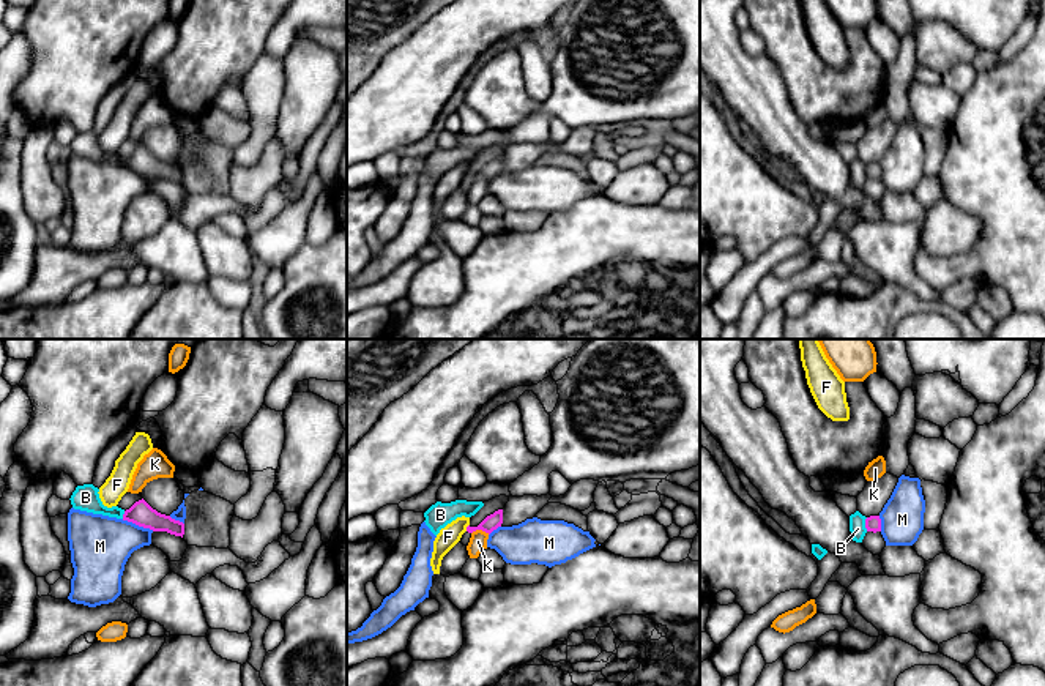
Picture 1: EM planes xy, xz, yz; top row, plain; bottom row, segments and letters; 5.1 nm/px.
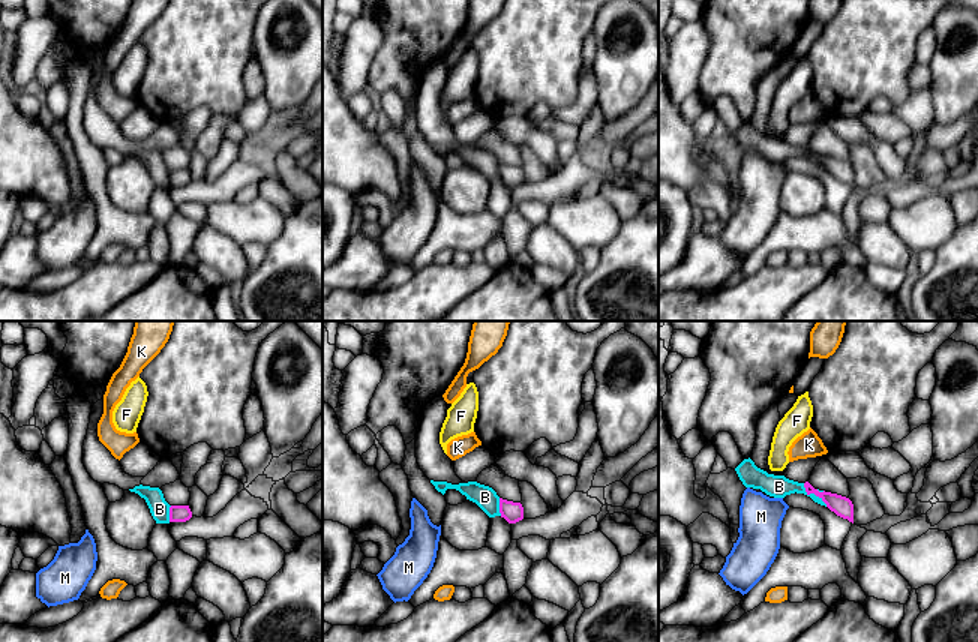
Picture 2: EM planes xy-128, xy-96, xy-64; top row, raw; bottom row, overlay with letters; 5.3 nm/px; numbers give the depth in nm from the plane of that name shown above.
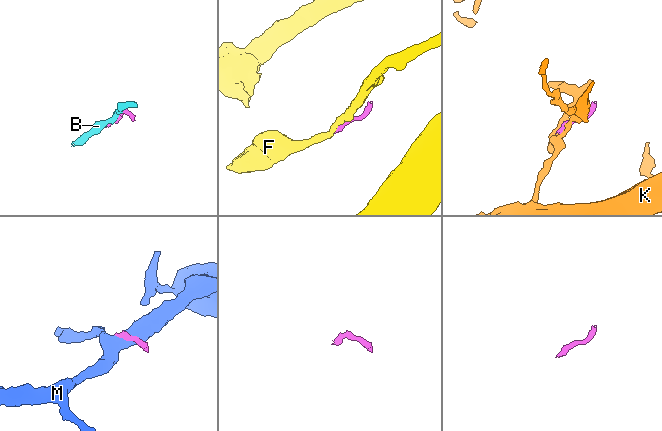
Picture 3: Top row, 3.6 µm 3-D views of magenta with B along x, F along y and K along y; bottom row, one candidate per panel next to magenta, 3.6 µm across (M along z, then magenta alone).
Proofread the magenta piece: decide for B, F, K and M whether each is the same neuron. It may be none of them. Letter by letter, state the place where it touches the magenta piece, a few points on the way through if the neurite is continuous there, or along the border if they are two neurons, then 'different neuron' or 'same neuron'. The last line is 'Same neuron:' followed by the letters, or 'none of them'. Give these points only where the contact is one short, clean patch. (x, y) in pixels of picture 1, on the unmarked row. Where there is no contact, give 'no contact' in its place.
B: meets magenta in yz at (866, 171); border along yz (867, 164), (866, 177); different neuron
F: meets magenta in xz at (467, 174); border along xz (468, 171), (465, 177); different neuron
K: meets magenta in xz at (481, 175); border along xz (472, 178), (483, 177), (489, 180); different neuron
M: meets magenta in xy at (137, 171); different neuron
Same neuron: none of them

